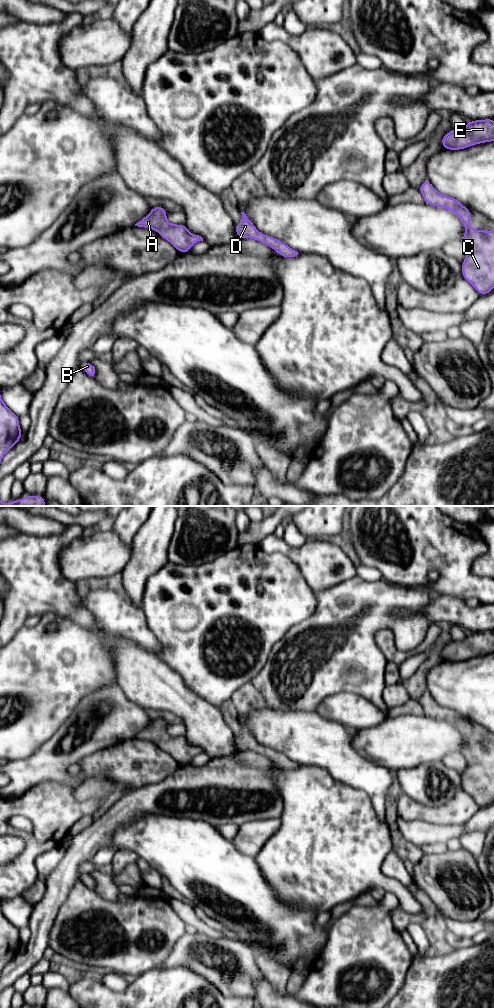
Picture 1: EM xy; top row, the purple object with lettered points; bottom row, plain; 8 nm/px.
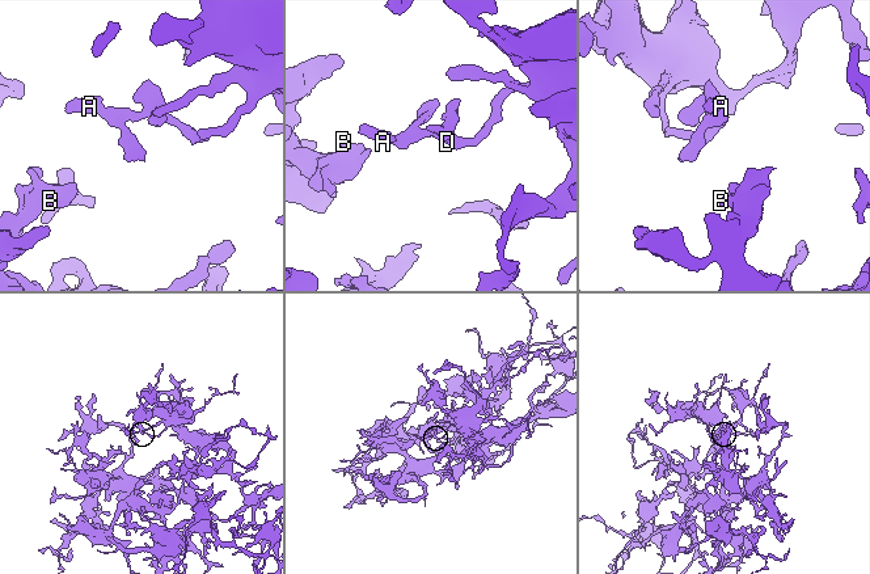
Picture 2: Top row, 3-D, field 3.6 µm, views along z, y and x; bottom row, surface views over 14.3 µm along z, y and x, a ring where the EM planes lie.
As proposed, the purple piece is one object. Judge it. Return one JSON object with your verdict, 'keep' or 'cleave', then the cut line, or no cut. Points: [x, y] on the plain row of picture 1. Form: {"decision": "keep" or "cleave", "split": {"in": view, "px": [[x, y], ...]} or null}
{"decision": "keep", "split": null}

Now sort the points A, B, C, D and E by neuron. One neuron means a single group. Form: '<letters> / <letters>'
A B C D E

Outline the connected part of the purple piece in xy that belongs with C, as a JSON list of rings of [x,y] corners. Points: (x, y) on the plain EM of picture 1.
[[[428,691],[418,701],[426,716],[454,723],[460,728],[465,740],[465,747],[461,754],[467,760],[467,769],[462,774],[462,789],[475,800],[480,808],[489,806],[494,800],[494,743],[474,742],[470,739],[468,735],[471,733],[471,722],[455,710],[439,705]]]

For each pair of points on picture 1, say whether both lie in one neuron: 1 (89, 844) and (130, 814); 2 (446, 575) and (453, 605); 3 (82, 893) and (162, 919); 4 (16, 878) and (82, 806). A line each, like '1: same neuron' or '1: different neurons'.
1: same neuron
2: different neurons
3: same neuron
4: same neuron

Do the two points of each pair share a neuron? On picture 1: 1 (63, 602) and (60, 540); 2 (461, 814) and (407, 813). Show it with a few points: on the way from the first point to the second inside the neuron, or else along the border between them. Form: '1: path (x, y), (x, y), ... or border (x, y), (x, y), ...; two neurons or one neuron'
1: path (51, 587), (51, 555); one neuron
2: path (448, 807), (442, 807), (431, 813), (420, 813); one neuron

